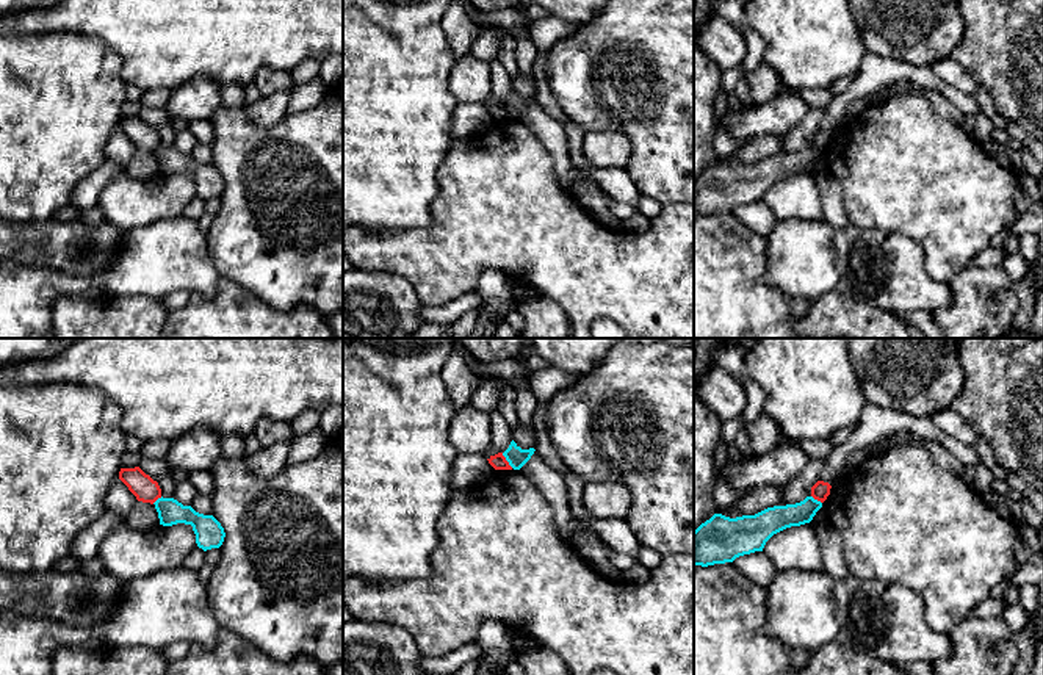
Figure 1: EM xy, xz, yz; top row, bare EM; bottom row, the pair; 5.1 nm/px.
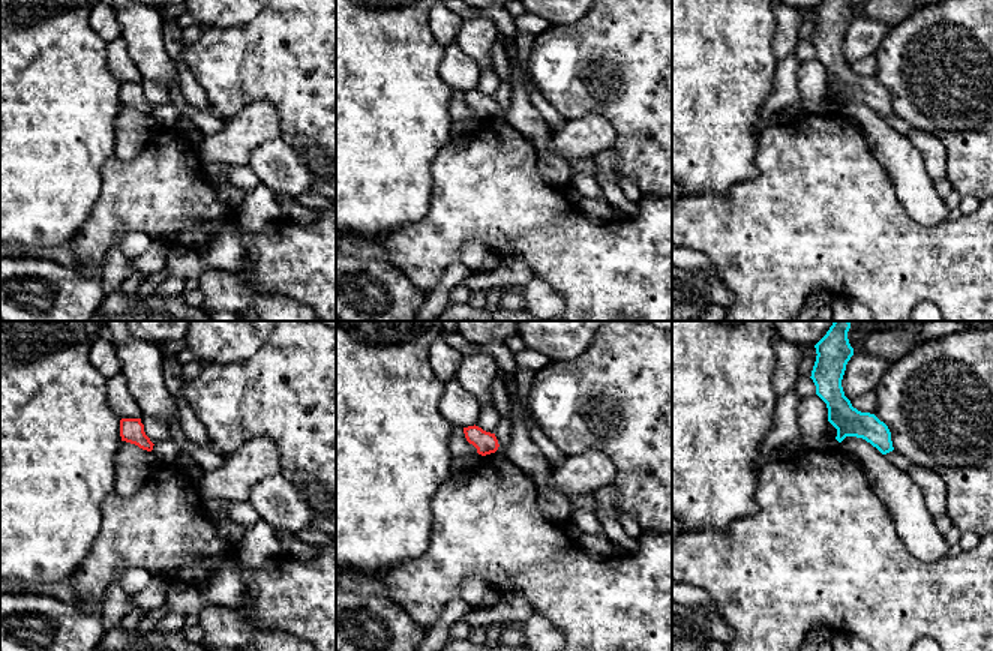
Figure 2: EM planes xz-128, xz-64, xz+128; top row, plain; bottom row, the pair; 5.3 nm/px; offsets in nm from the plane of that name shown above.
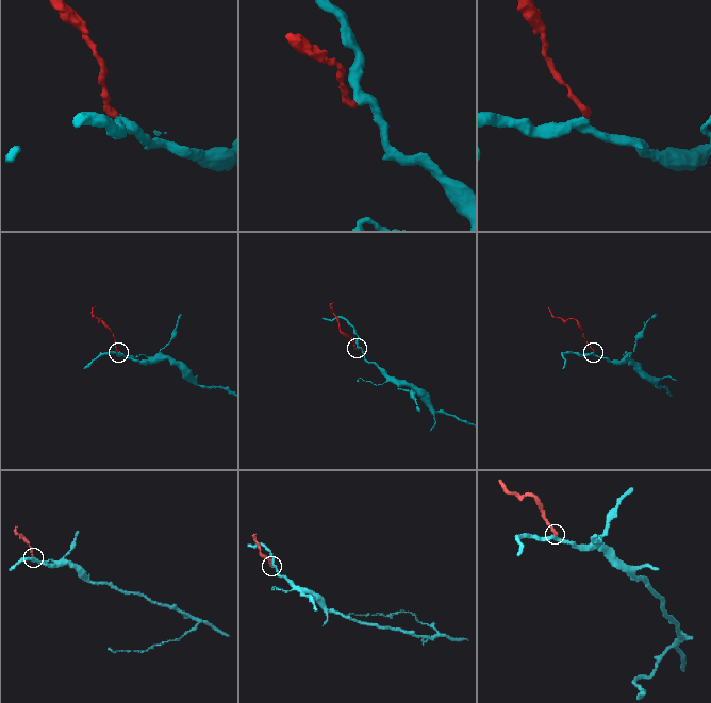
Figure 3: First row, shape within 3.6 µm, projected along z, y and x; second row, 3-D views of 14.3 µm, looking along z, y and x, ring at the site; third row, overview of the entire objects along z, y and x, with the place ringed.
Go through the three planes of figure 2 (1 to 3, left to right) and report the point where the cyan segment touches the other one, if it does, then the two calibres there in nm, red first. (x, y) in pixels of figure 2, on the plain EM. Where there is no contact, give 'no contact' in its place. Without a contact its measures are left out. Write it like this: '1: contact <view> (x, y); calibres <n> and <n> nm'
1: no contact
2: no contact
3: no contact

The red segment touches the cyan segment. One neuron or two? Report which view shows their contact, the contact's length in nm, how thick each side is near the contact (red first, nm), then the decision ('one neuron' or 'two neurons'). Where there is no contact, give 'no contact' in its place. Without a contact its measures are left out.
xz | 100 nm | 80/100 nm | two neurons

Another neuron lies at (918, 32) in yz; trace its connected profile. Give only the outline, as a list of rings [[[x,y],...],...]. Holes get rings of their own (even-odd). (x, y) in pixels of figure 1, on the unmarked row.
[[[849,0],[866,52],[915,66],[949,58],[963,36],[958,0]]]

